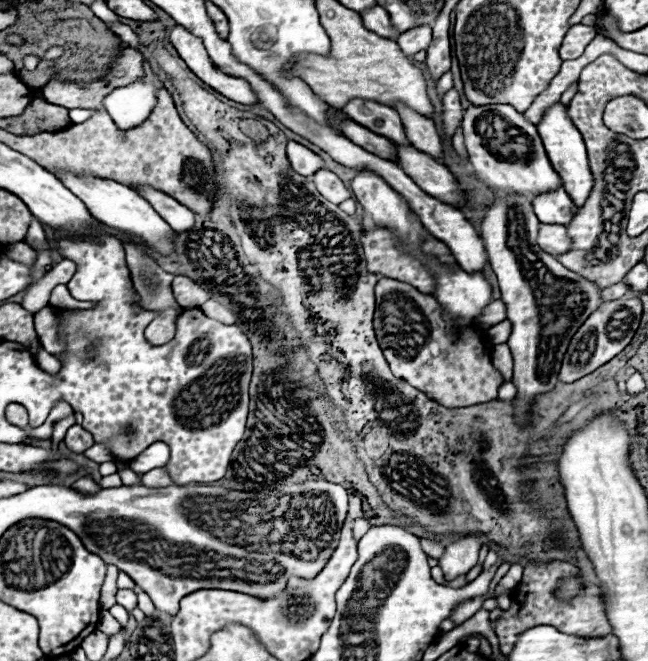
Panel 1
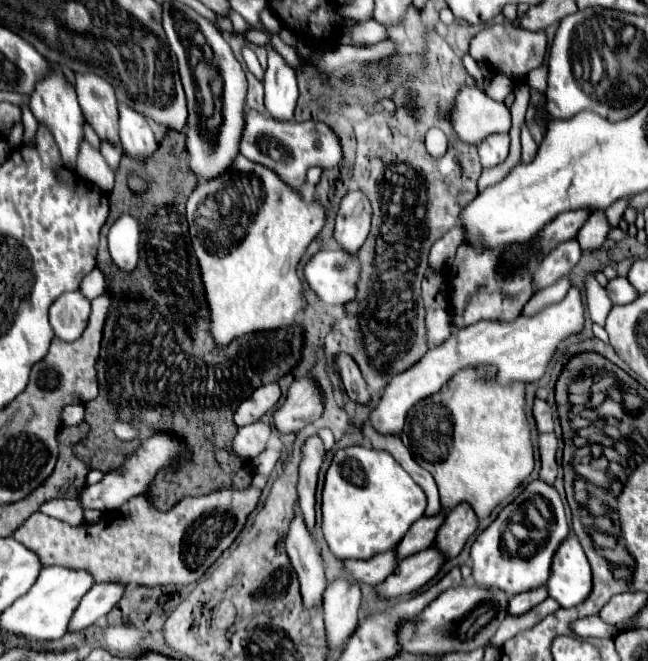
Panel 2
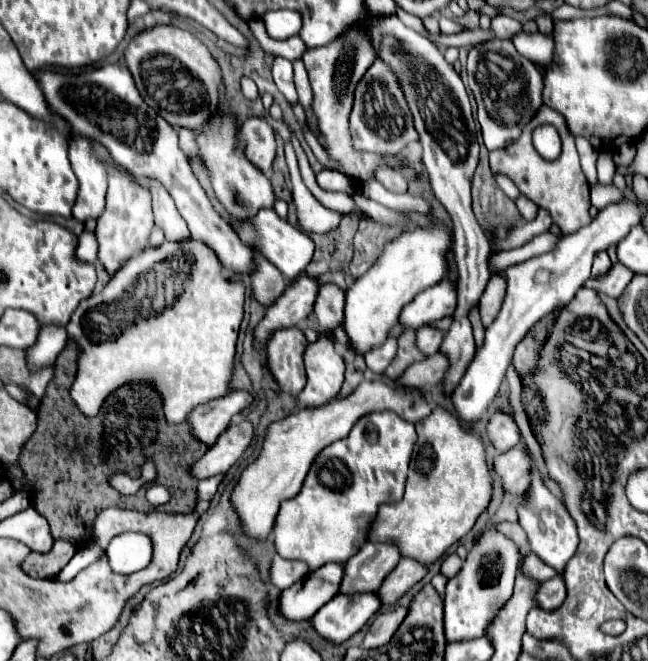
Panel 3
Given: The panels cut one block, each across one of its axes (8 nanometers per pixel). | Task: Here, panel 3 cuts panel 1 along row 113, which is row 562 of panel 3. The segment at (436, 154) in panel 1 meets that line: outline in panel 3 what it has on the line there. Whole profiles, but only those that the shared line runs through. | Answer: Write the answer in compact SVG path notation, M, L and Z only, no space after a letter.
M402 558L396 568L384 578L384 584L376 594L380 596L382 606L392 606L400 596L404 596L418 580L422 580L426 574L426 568L418 564L416 560Z

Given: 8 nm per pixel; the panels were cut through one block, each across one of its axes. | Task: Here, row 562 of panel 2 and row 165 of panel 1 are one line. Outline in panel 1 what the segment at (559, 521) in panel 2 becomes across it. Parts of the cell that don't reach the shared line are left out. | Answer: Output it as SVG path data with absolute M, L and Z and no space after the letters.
M486 104L466 108L462 118L462 134L470 164L474 166L476 174L490 184L492 190L538 196L560 186L560 176L554 172L544 152L536 126L524 120L524 116L516 112L510 104Z

